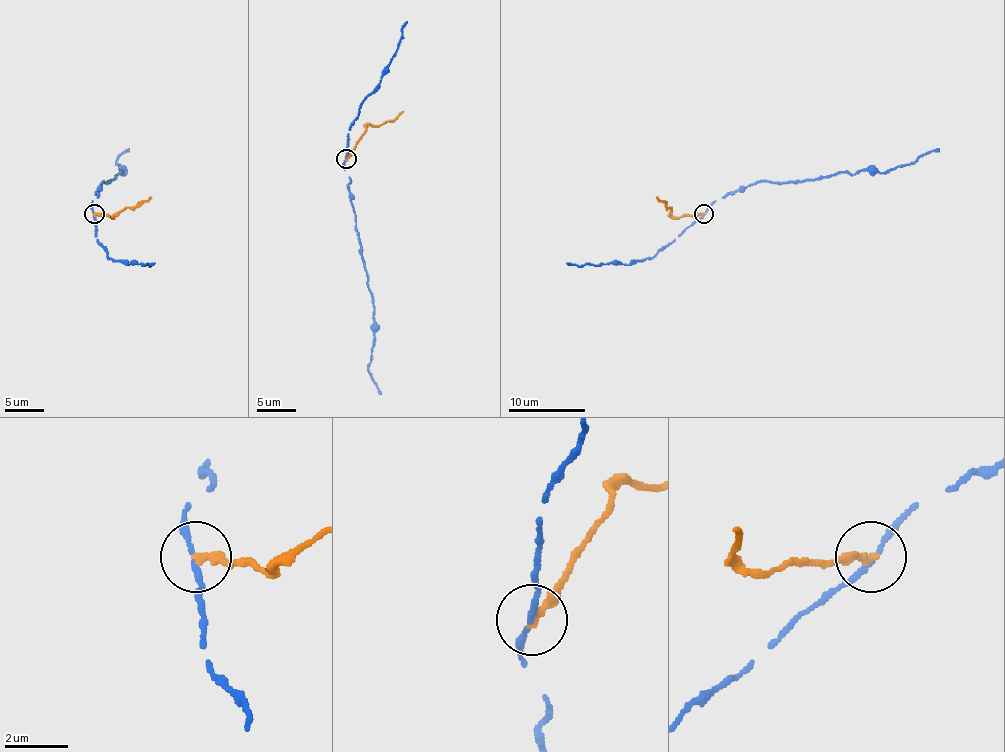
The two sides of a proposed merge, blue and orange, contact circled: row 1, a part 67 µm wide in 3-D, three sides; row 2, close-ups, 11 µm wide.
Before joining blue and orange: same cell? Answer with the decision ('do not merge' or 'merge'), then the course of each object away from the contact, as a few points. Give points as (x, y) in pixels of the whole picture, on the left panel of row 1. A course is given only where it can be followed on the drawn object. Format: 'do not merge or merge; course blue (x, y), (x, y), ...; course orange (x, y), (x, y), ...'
do not merge; course blue (94, 214), (92, 201), (97, 197), (103, 181), (109, 181), (123, 172), (117, 158), (128, 149); course orange (94, 214), (113, 216), (126, 207), (142, 205), (151, 197)

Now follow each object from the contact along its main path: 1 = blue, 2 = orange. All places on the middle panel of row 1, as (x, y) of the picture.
1: (346, 158), (344, 169), (349, 177), (361, 258), (373, 297), (375, 343), (369, 374), (380, 393)
2: (346, 158), (365, 129), (394, 121), (403, 112)

